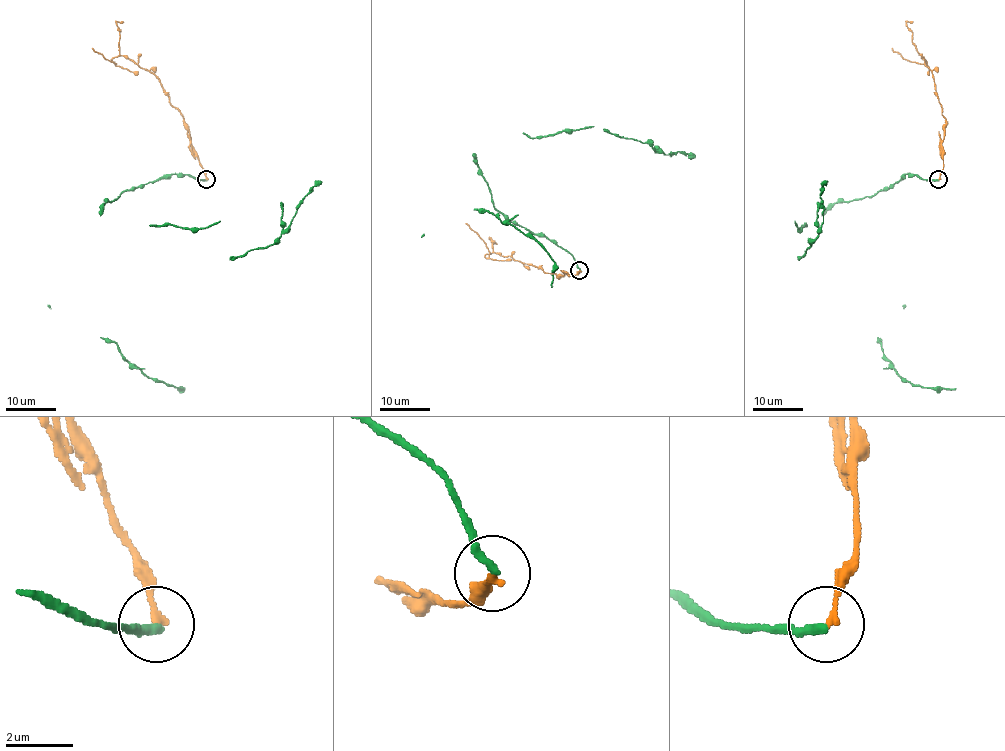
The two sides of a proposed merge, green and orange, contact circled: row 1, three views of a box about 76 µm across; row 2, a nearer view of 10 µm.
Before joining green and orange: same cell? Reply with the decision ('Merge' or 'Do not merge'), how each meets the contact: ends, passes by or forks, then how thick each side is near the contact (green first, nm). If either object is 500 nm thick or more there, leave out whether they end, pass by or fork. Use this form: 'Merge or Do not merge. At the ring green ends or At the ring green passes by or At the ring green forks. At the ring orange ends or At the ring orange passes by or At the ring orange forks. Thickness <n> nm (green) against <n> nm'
Do not merge. At the ring green ends. At the ring orange ends. Thickness 240 nm (green) against 180 nm

